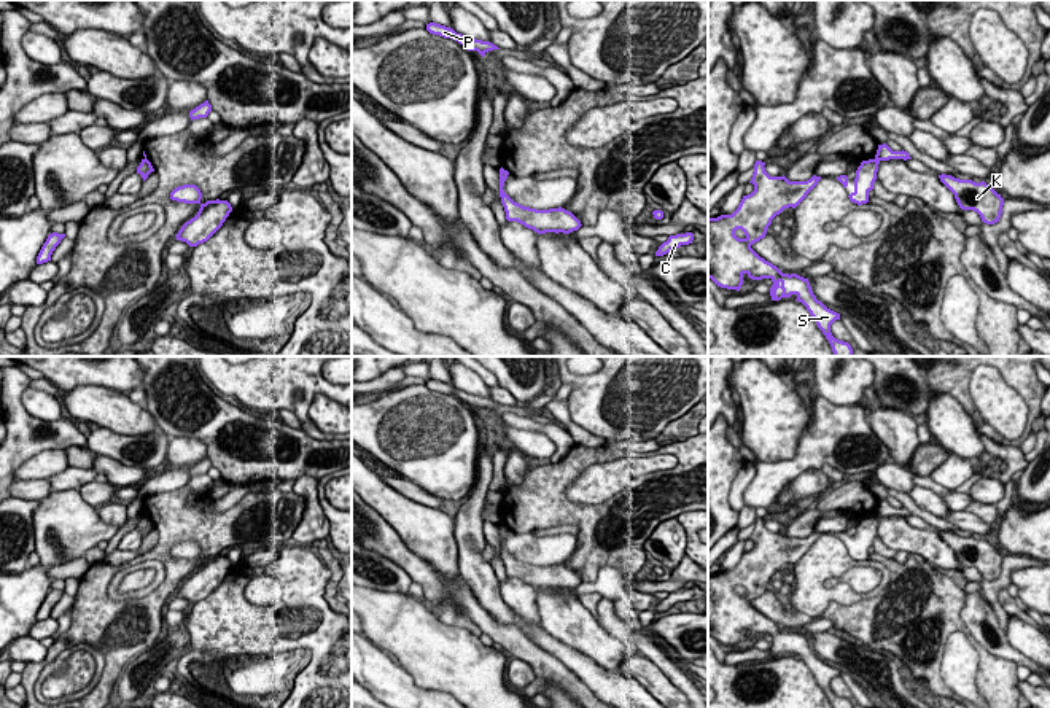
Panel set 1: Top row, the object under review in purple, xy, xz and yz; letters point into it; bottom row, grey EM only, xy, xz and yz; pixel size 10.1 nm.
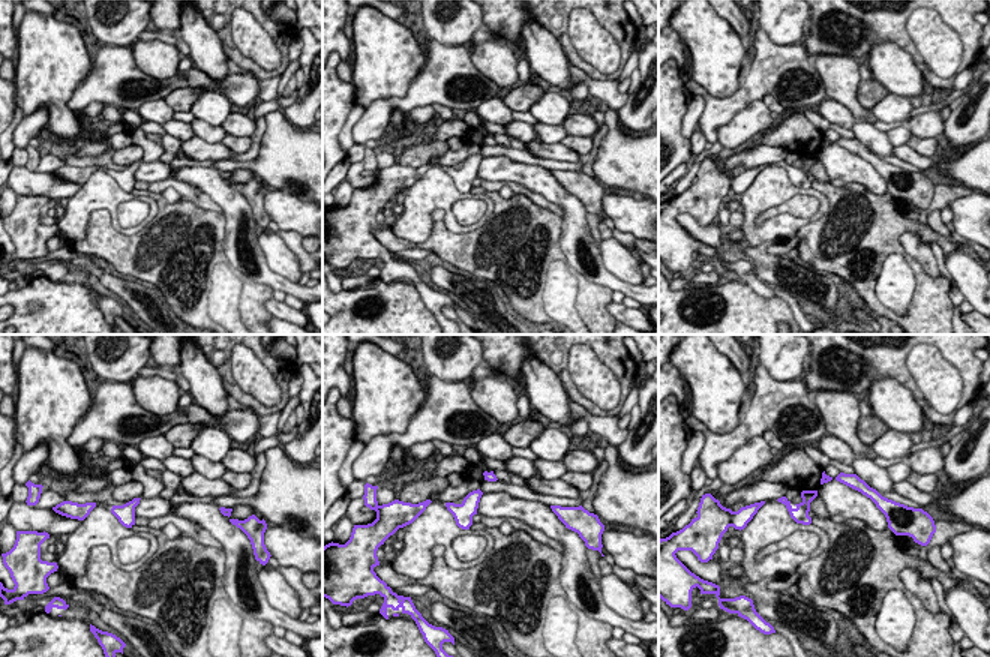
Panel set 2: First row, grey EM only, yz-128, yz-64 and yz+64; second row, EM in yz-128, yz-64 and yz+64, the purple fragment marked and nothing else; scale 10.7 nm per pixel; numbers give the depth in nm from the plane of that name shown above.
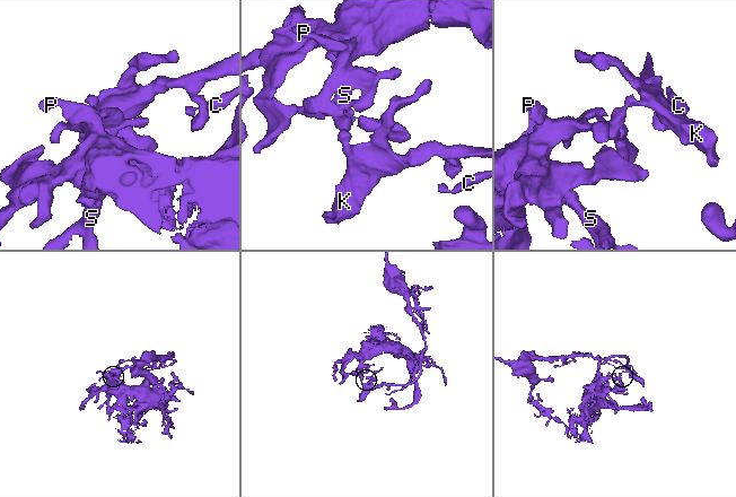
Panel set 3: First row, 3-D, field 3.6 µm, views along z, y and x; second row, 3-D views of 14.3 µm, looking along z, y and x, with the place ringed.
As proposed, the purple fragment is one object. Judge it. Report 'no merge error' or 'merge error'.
merge error

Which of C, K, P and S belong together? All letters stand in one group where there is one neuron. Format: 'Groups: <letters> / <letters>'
Groups: C K / P S

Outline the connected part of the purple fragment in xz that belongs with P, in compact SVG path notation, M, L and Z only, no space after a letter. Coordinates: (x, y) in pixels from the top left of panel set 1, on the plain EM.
M430 379L426 380L426 387L433 391L439 391L444 395L452 395L455 398L458 398L460 401L463 401L468 407L477 407L482 414L493 406L500 406L498 403L495 403L490 398L482 398L482 396L476 396L476 395L469 395L466 391L457 390L453 385L436 380L436 379Z

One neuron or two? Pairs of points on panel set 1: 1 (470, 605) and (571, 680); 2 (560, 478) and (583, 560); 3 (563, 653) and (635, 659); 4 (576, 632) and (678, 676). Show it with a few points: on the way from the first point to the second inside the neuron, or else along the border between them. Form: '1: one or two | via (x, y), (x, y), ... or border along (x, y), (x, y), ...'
1: one | via (495, 630), (514, 640), (546, 667)
2: one | via (560, 498), (586, 525), (586, 540)
3: two | border along (621, 670), (632, 675), (648, 691)
4: two | border along (598, 624), (619, 640)

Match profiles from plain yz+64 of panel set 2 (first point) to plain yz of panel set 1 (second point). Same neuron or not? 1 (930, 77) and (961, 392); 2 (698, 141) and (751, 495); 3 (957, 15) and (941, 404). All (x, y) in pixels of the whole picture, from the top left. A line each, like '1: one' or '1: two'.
1: one
2: two
3: two

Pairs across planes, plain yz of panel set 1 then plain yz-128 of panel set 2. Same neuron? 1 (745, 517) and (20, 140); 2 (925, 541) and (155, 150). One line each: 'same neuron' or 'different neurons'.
1: different neurons
2: different neurons

